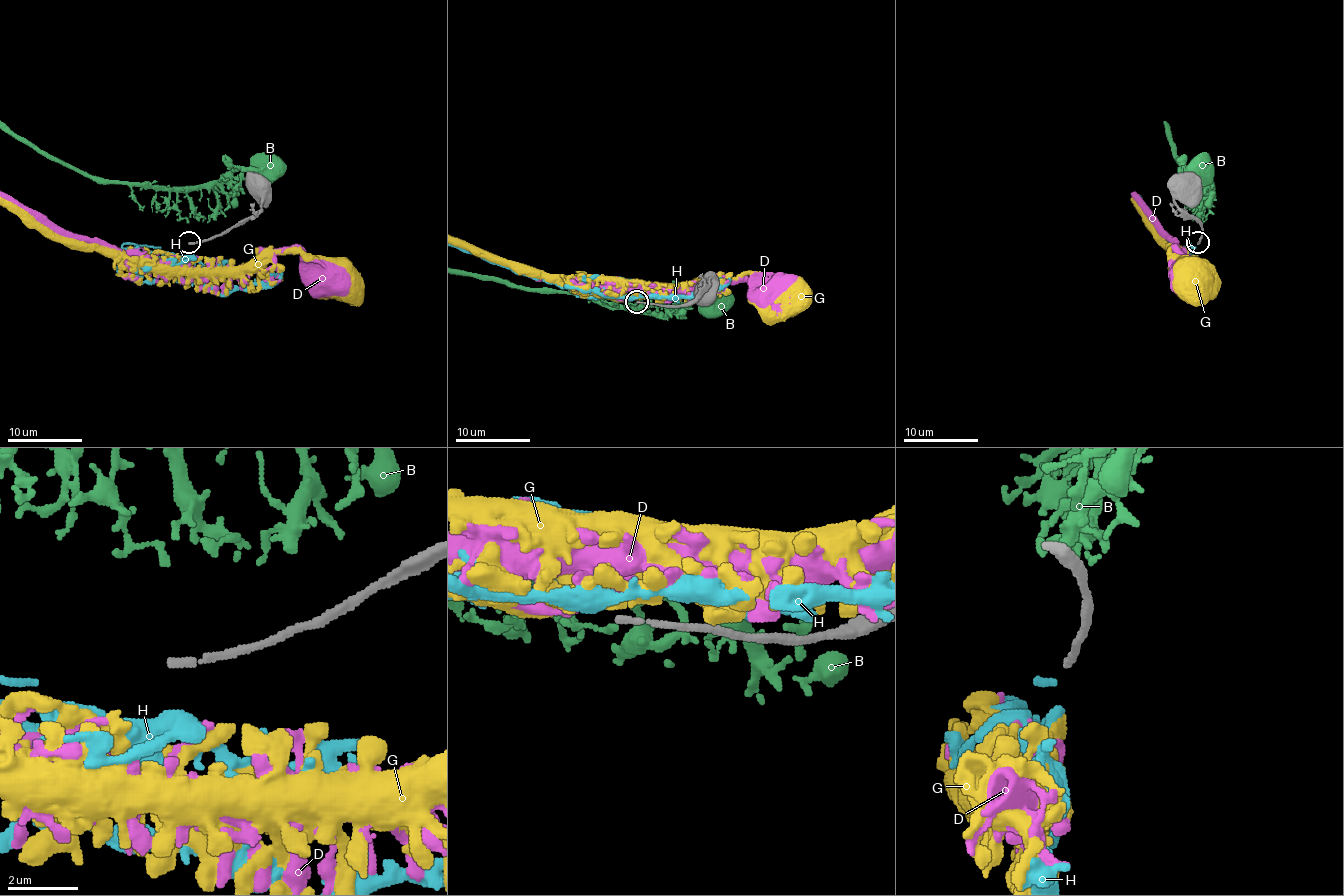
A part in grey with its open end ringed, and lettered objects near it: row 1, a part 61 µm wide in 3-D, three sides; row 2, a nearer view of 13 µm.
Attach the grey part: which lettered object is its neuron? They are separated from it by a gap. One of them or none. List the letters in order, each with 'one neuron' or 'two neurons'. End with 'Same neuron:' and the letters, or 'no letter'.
B: two neurons
D: two neurons
G: two neurons
H: two neurons
Same neuron: no letter

